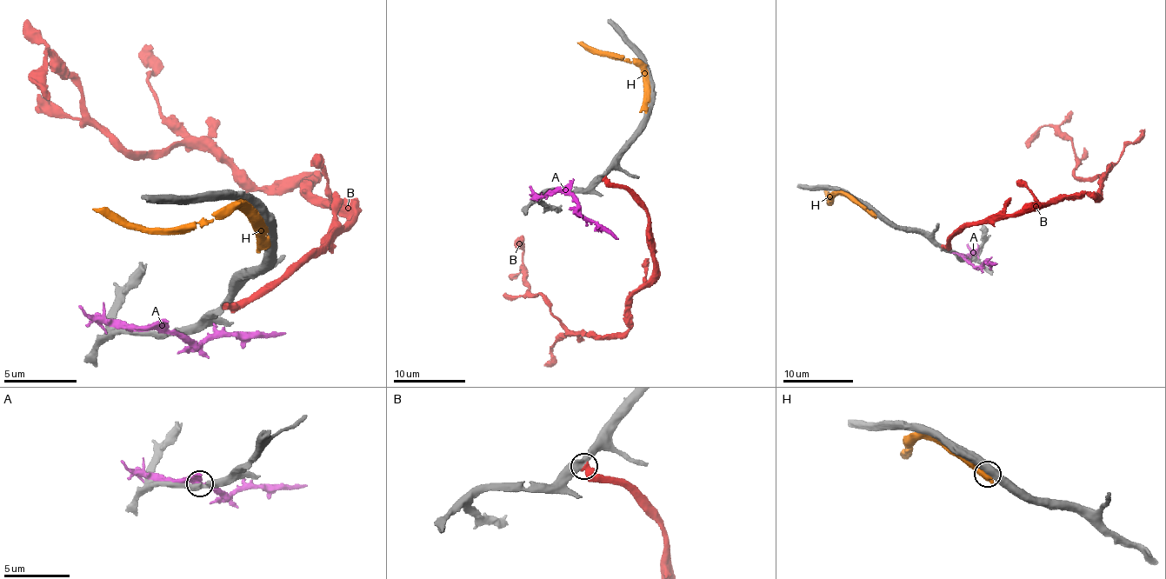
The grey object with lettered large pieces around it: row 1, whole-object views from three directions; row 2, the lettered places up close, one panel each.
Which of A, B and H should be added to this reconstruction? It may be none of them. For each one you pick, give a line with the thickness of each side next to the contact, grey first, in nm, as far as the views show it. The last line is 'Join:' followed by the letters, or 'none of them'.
Join: none of them

